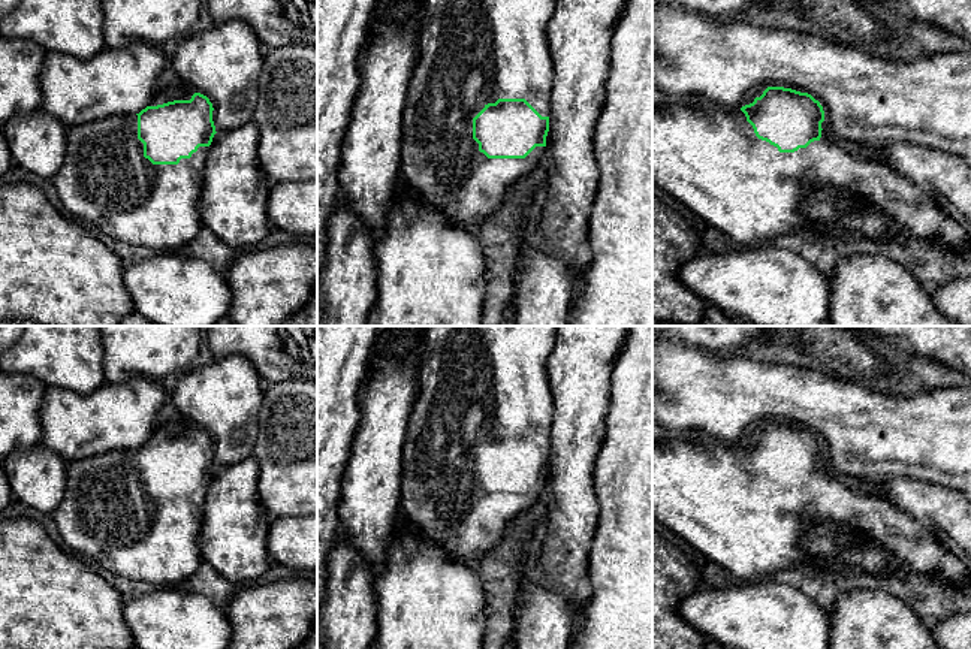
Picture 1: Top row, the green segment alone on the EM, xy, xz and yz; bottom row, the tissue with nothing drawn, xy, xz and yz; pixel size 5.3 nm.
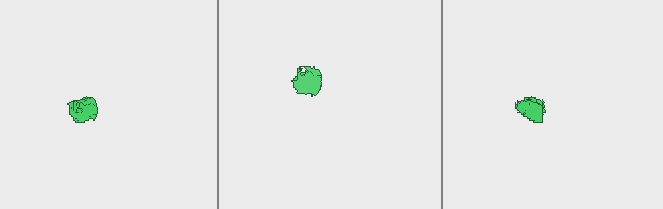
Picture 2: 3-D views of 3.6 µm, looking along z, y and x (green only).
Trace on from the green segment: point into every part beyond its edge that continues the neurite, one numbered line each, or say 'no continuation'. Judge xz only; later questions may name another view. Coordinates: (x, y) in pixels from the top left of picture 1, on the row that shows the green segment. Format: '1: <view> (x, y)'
1: xz (472, 53)

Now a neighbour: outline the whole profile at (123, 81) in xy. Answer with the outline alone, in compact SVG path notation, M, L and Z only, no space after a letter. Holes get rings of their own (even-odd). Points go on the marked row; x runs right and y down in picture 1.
M144 42L118 49L106 46L88 60L46 52L40 69L40 108L57 117L64 127L91 123L105 117L139 114L154 97L157 79L166 64L160 46Z

